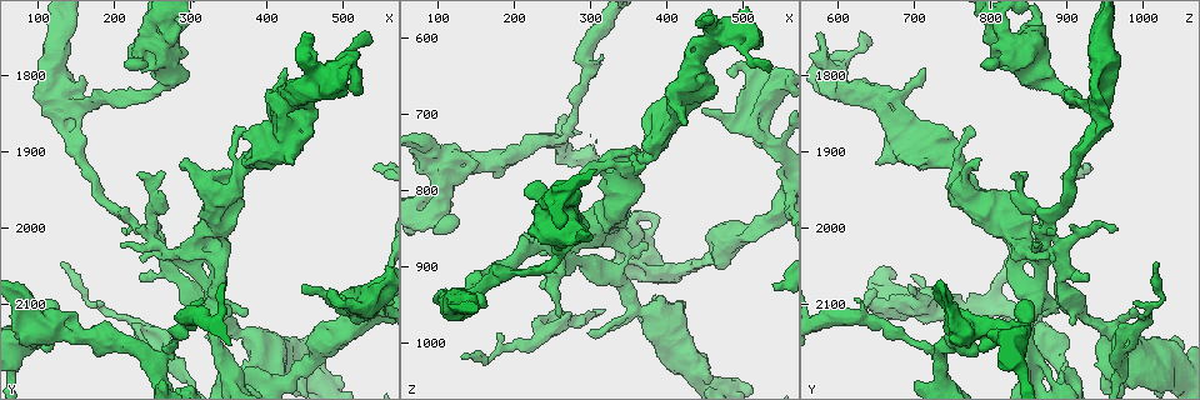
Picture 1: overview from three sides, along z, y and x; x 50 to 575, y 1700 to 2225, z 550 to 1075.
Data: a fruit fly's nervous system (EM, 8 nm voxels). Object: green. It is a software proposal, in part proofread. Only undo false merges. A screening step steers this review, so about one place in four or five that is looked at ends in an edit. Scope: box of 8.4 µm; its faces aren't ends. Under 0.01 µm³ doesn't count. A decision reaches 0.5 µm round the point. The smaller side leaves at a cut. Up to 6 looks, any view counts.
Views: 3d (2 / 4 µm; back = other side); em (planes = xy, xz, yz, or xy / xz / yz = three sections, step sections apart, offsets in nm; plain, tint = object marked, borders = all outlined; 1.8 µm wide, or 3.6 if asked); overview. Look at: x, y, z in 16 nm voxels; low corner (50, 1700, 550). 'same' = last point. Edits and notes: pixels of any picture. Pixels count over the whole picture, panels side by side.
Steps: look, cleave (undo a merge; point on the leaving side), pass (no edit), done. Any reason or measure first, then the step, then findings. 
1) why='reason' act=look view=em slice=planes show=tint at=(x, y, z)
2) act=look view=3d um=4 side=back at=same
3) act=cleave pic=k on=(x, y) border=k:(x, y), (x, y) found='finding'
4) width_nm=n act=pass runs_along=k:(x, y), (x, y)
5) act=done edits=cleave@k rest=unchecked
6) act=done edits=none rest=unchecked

why='sharp bend' act=look view=em um=3.6 slice=xy step=16 show=tint at=(395, 2155, 970)

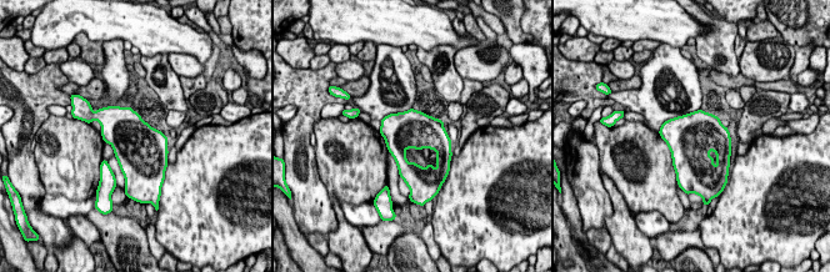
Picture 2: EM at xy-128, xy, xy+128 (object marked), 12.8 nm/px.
why='cut it another way' act=look view=em um=3.6 slice=planes show=tint at=same

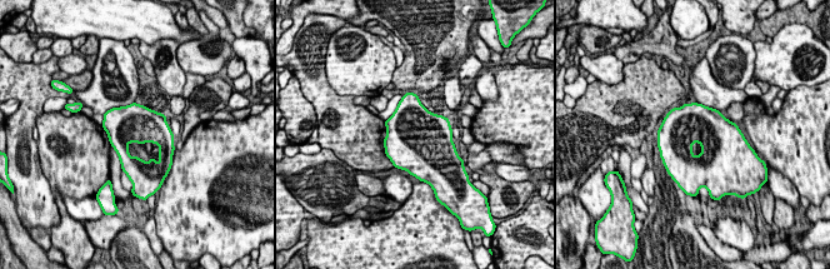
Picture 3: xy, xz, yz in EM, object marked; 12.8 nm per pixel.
act=pass found='all the same cell'

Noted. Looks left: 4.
why='a narrow waist' act=look view=em slice=planes show=tint at=(260, 2170, 970)

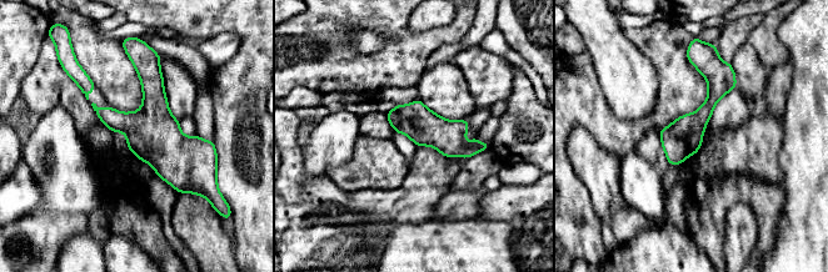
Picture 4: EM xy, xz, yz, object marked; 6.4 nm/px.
act=pass runs_along=4:(701, 60), (713, 97), (672, 161) found='one cell here'

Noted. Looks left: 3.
why='a narrow waist' act=look view=em slice=planes show=tint at=(105, 2115, 845)

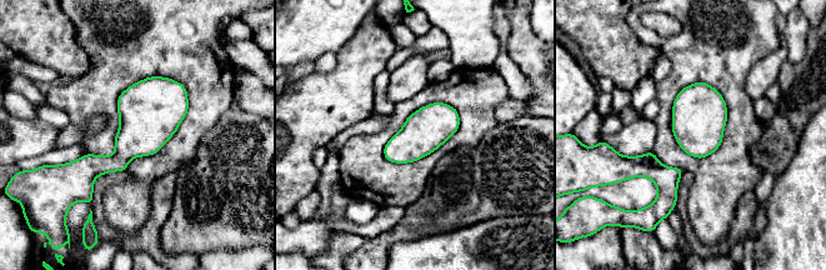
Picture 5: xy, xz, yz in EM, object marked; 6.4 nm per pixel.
act=pass found='all the same cell'

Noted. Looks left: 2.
act=done edits=none rest=unchecked

